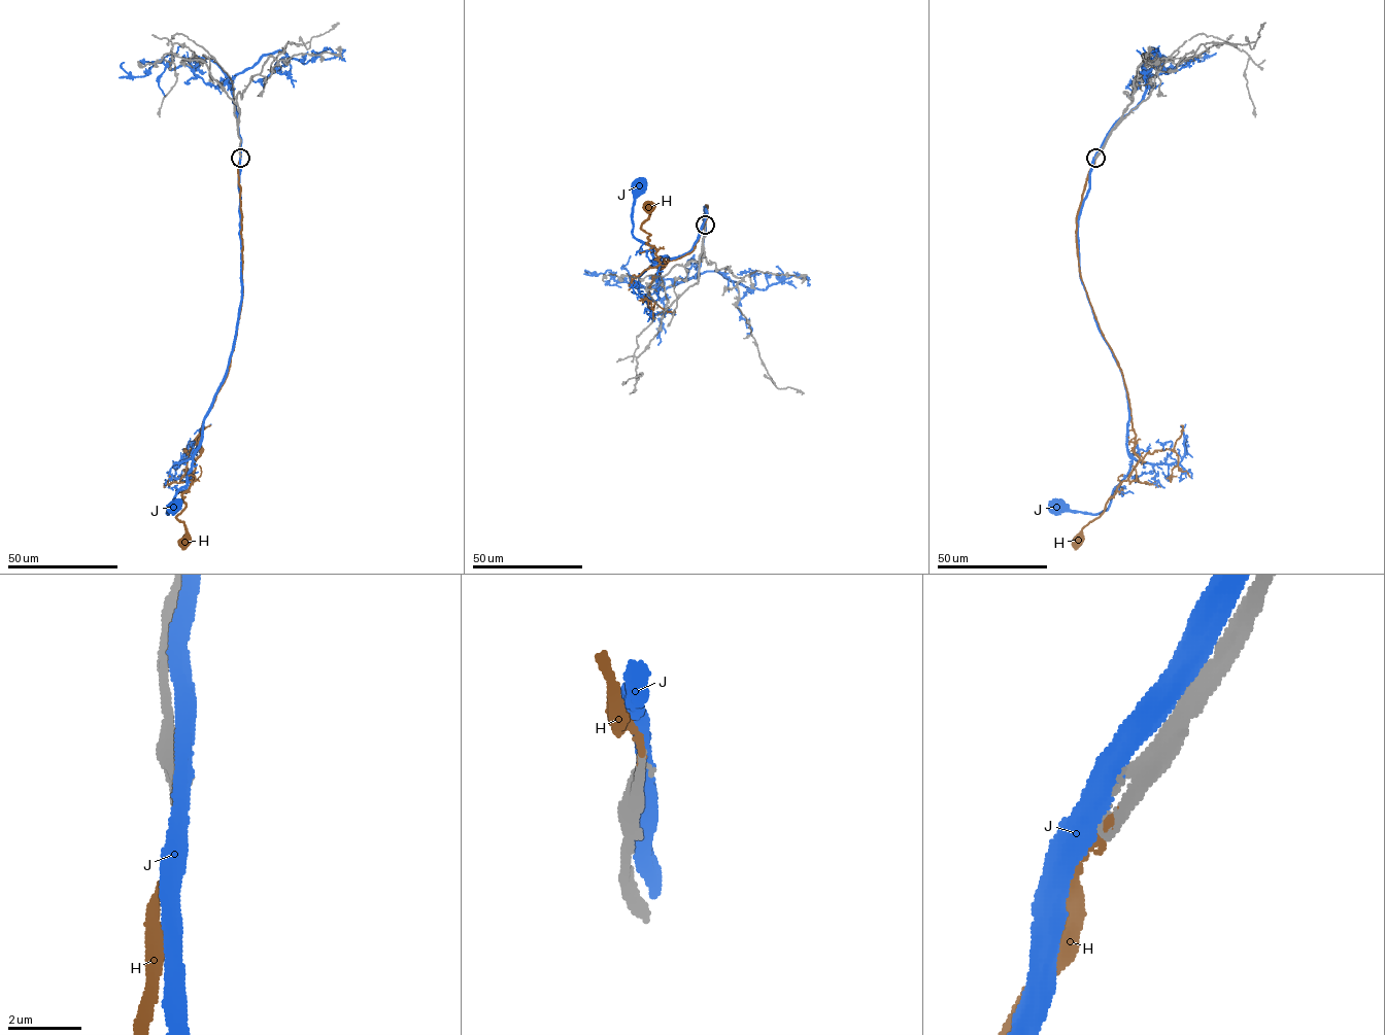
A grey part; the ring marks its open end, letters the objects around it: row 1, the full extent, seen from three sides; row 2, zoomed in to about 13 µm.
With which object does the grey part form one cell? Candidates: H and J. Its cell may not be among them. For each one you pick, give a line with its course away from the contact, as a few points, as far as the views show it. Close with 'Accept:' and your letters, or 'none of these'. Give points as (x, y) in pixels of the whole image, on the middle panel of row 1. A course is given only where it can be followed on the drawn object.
H: via (705, 226), (705, 205), (694, 248), (661, 268), (641, 229), (649, 206)
Accept: H

